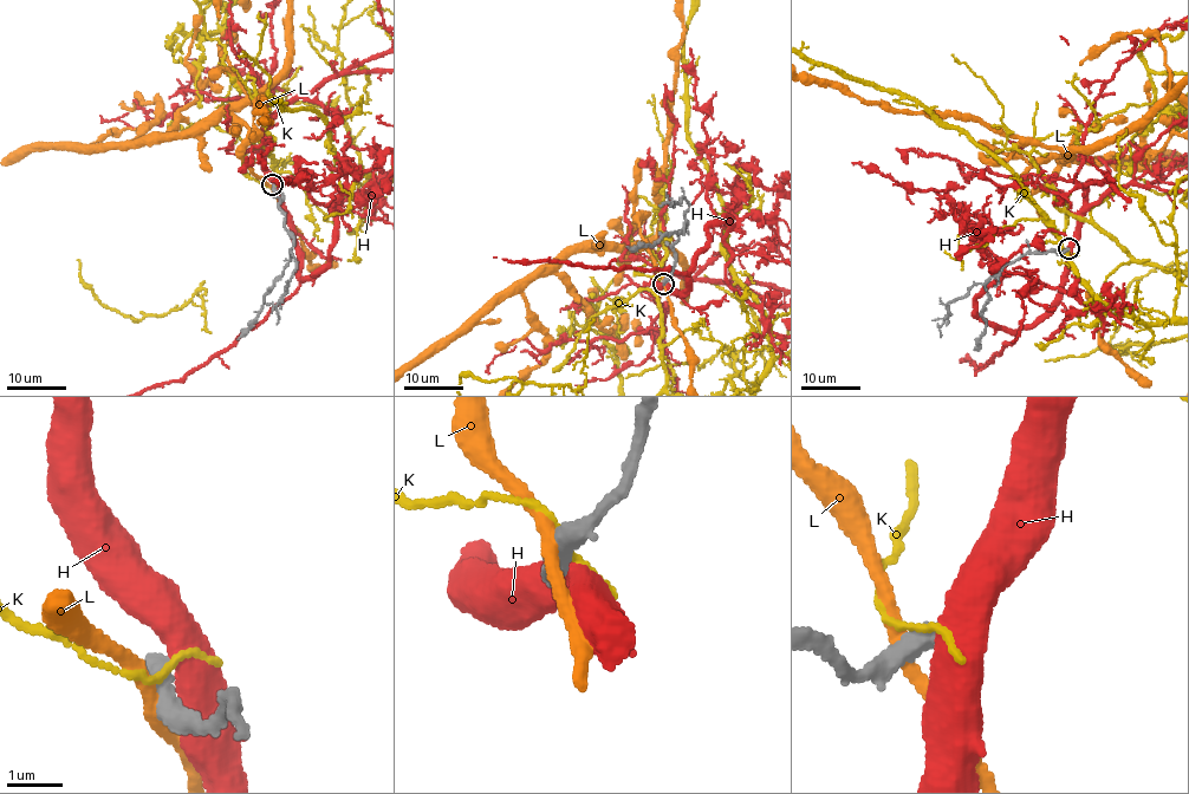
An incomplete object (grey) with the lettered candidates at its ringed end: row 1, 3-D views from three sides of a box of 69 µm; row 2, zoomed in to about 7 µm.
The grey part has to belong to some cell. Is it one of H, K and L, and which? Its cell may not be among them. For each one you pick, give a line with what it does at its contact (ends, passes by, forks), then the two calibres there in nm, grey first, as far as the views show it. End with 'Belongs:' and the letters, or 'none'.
Belongs: none

